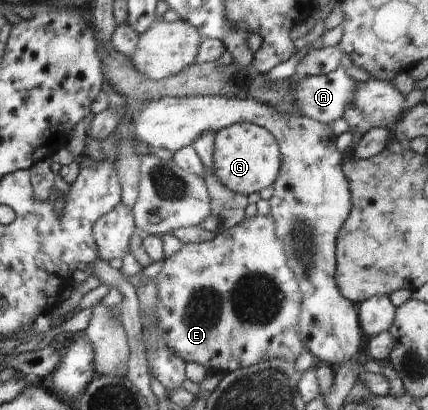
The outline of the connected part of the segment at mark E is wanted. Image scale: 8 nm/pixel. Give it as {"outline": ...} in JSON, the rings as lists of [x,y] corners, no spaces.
{"outline":[[[259,215],[255,217],[244,217],[242,223],[230,227],[217,233],[214,239],[210,241],[202,241],[202,243],[184,244],[178,254],[172,255],[172,258],[165,259],[162,271],[155,277],[156,285],[158,285],[158,307],[154,309],[154,317],[158,321],[158,329],[162,331],[162,339],[166,341],[166,345],[174,351],[178,357],[182,357],[184,362],[194,362],[208,369],[222,371],[224,373],[237,371],[241,368],[254,366],[262,361],[270,362],[272,359],[297,359],[306,352],[307,349],[302,345],[301,336],[299,333],[299,316],[301,311],[302,293],[298,286],[298,281],[295,279],[295,274],[288,267],[288,259],[284,253],[284,245],[282,239],[276,236],[276,223],[274,217],[269,215]]]}

